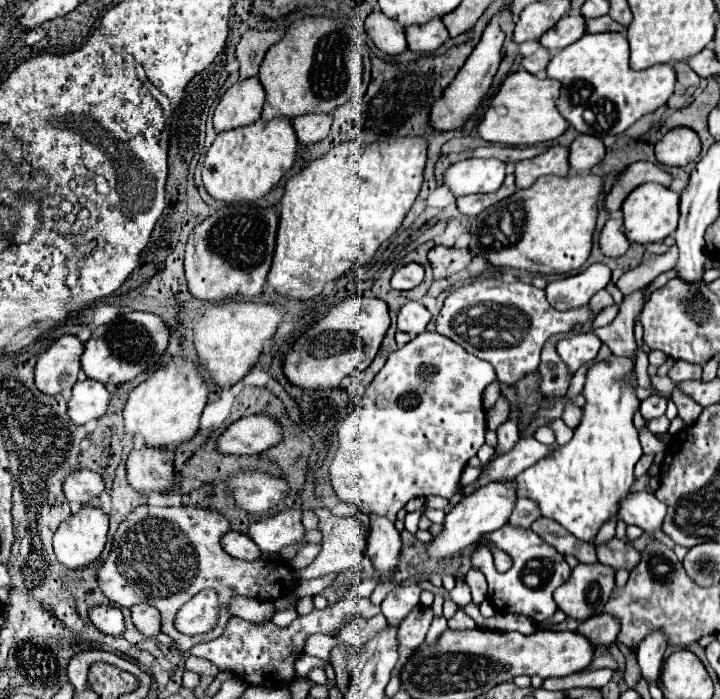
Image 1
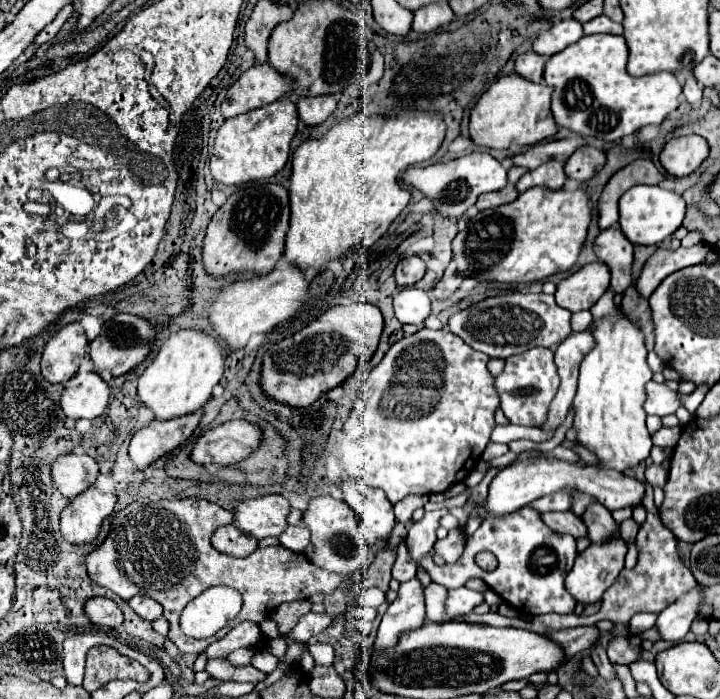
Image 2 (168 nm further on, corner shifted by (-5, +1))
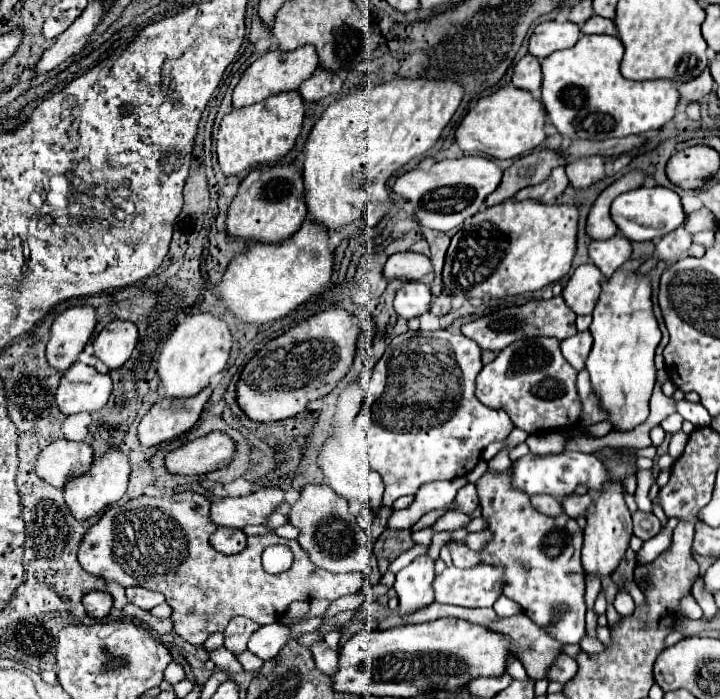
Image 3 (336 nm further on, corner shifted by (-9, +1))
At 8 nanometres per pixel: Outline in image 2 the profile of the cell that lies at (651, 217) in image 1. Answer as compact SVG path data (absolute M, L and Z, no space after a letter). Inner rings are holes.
M634 186L628 192L622 194L618 200L618 212L620 212L620 230L632 244L662 244L668 236L672 236L684 220L686 202L682 196L670 190L662 190L660 186Z

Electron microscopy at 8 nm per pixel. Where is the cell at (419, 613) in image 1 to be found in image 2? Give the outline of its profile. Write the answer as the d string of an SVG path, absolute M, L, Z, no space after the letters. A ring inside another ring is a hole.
M438 509L434 512L426 512L422 516L422 520L414 522L408 528L408 536L406 536L406 544L408 550L412 554L412 558L418 562L422 554L430 552L434 542L436 542L436 530L440 526L440 518L448 514L448 509Z

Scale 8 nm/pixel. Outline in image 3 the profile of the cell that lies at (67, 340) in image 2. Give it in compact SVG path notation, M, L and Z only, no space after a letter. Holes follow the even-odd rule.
M92 306L68 308L52 324L50 338L46 344L48 364L64 374L84 350L96 326L96 316Z

